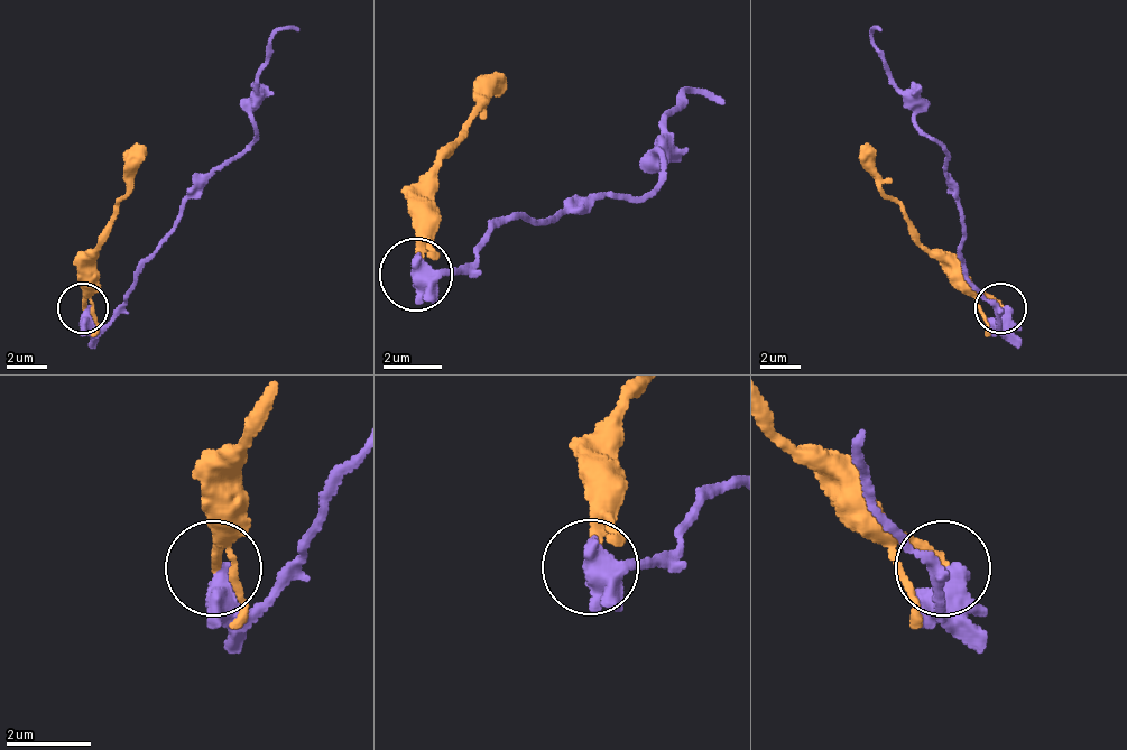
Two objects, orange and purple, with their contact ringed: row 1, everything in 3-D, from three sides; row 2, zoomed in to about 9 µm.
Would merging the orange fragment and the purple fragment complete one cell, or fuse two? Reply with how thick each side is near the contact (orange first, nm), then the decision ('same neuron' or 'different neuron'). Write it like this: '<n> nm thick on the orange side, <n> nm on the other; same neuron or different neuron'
240 nm thick on the orange side, 600 nm on the other; different neuron

